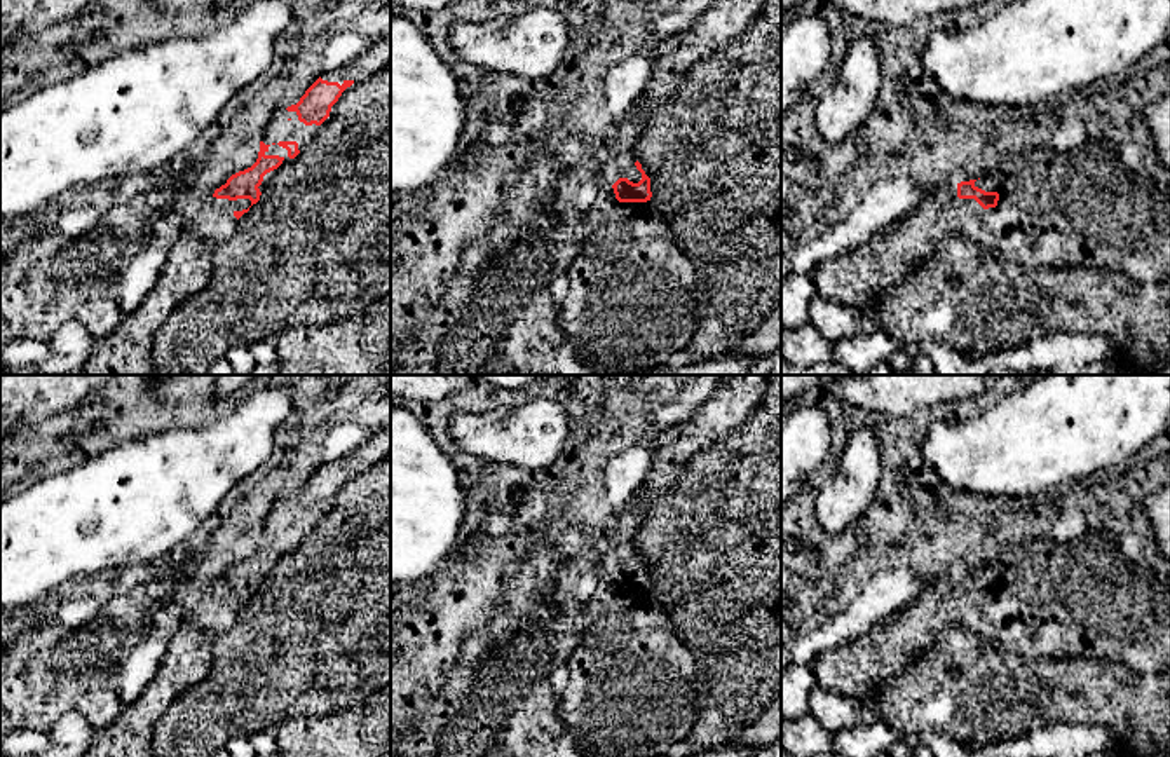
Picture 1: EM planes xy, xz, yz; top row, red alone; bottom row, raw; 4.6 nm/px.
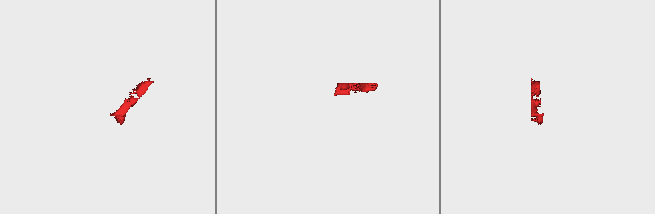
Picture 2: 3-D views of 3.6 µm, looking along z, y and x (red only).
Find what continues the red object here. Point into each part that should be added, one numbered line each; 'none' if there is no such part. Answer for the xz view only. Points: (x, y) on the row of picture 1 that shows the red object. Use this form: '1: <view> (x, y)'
1: xz (632, 304)

